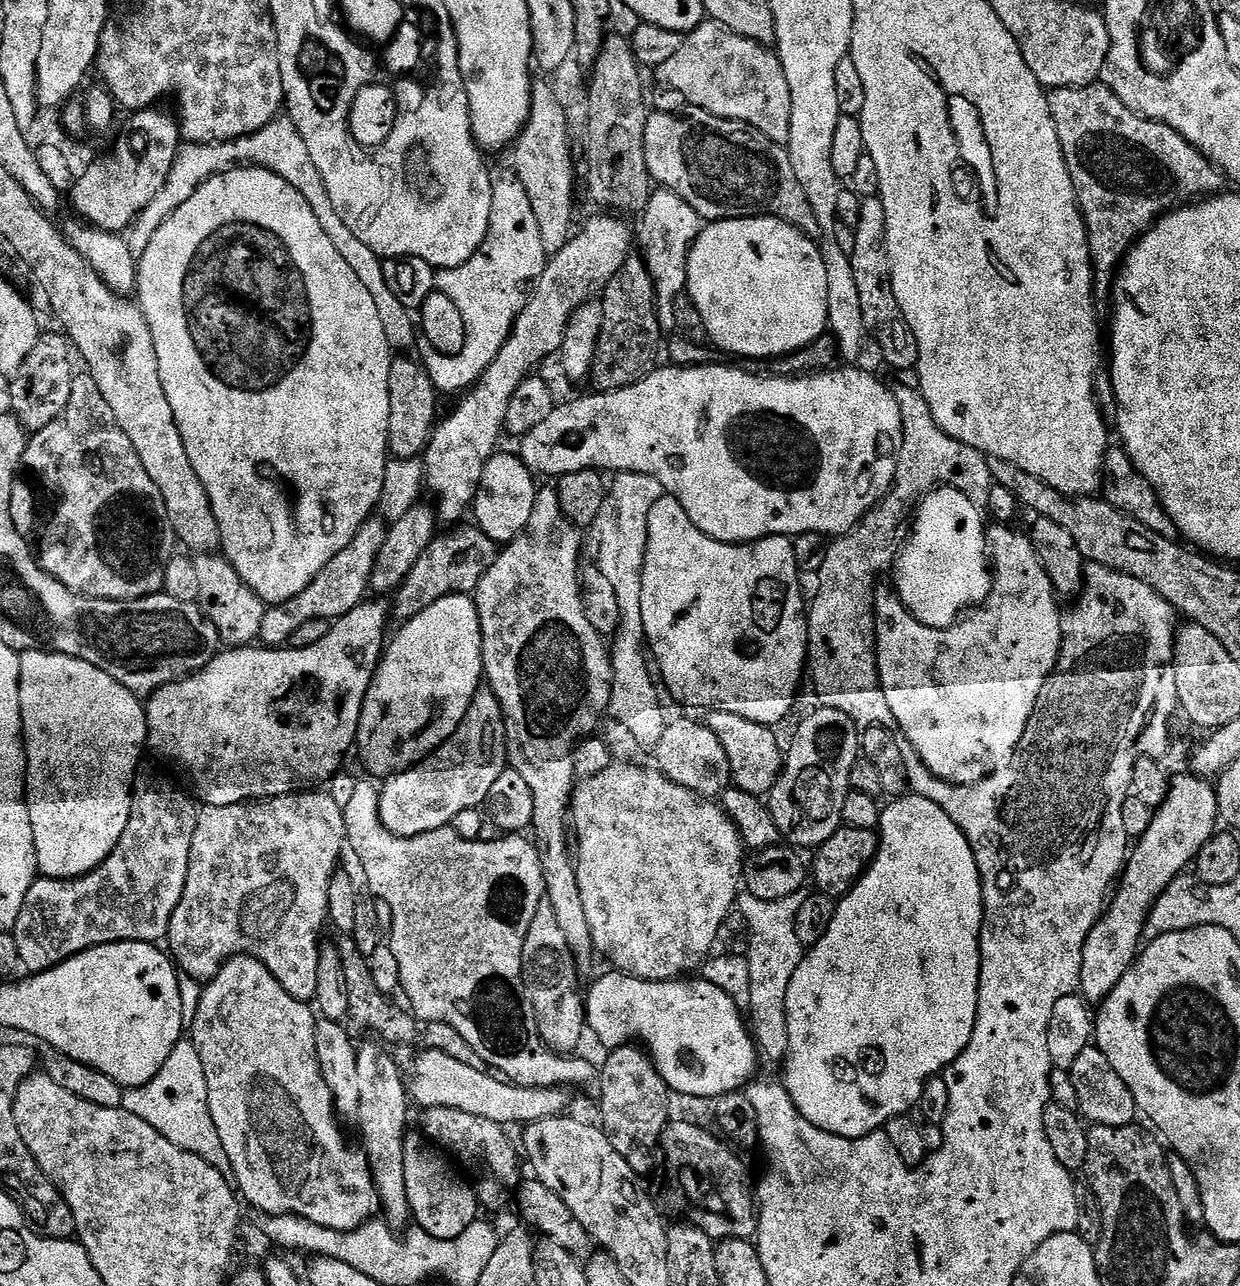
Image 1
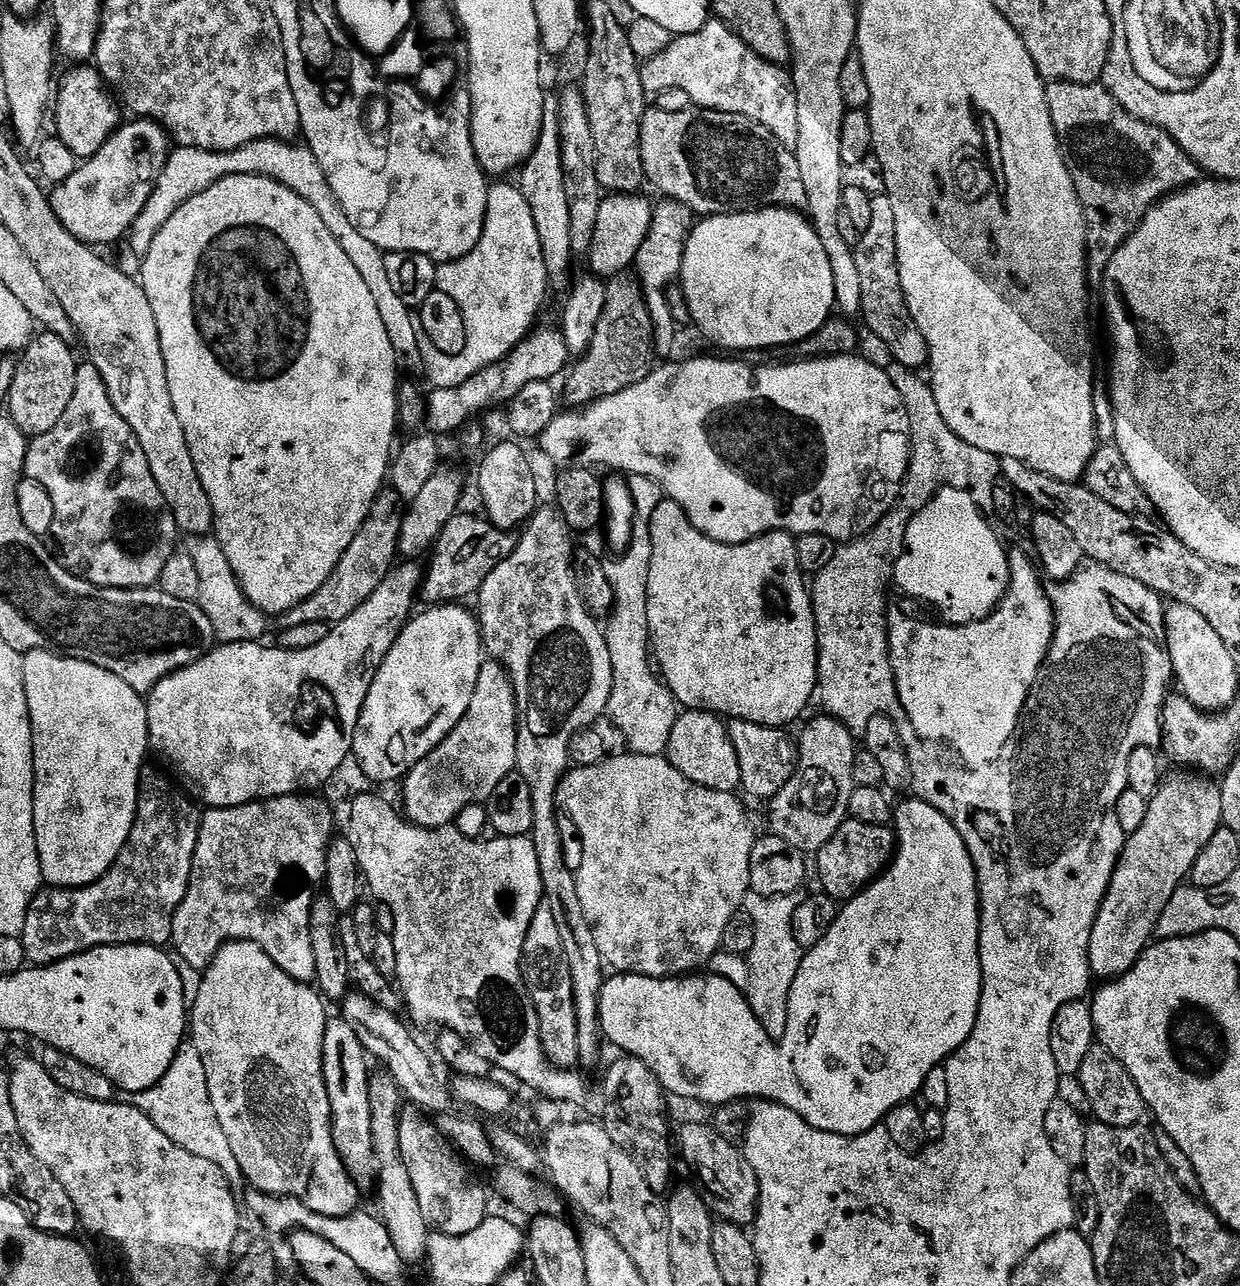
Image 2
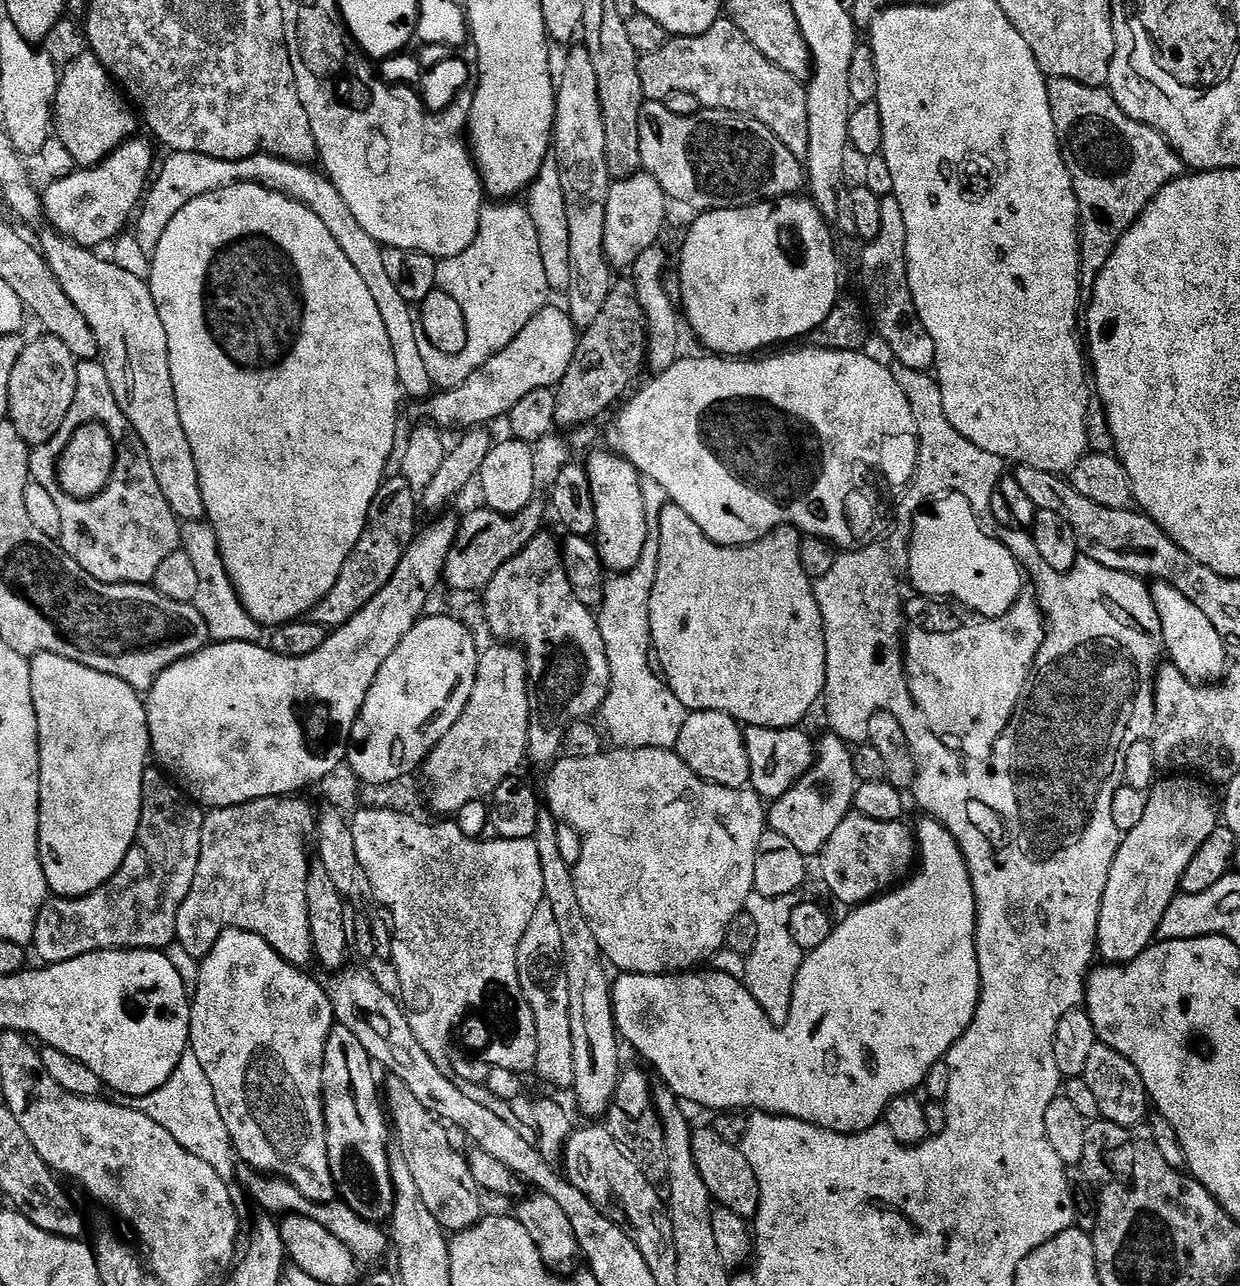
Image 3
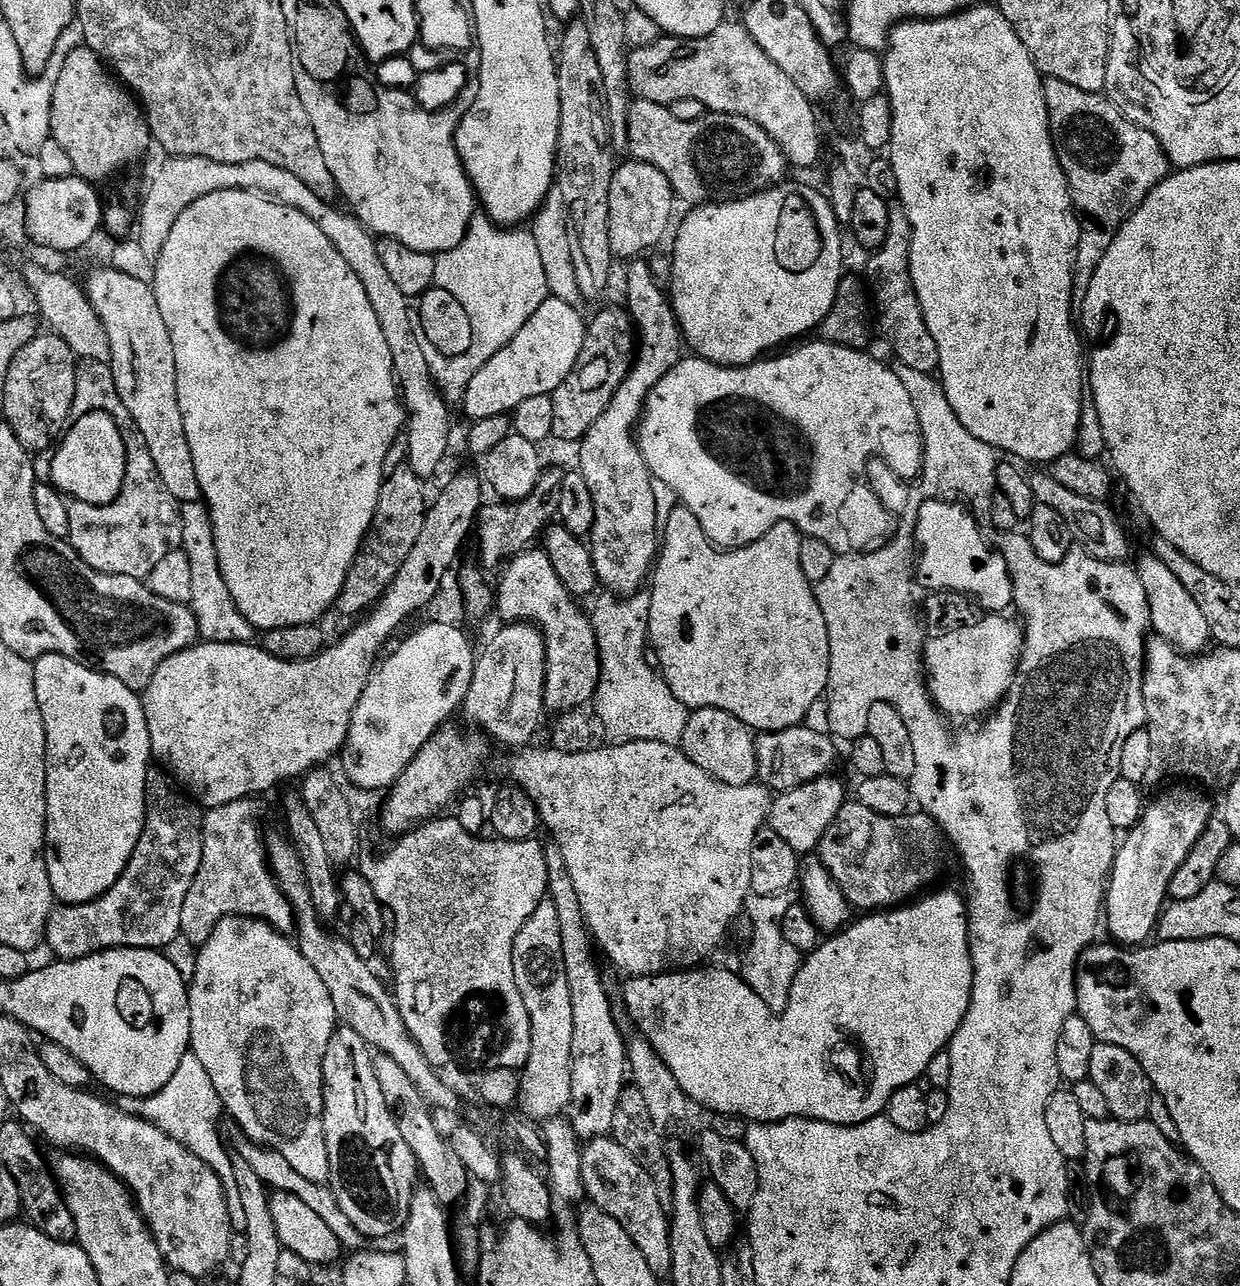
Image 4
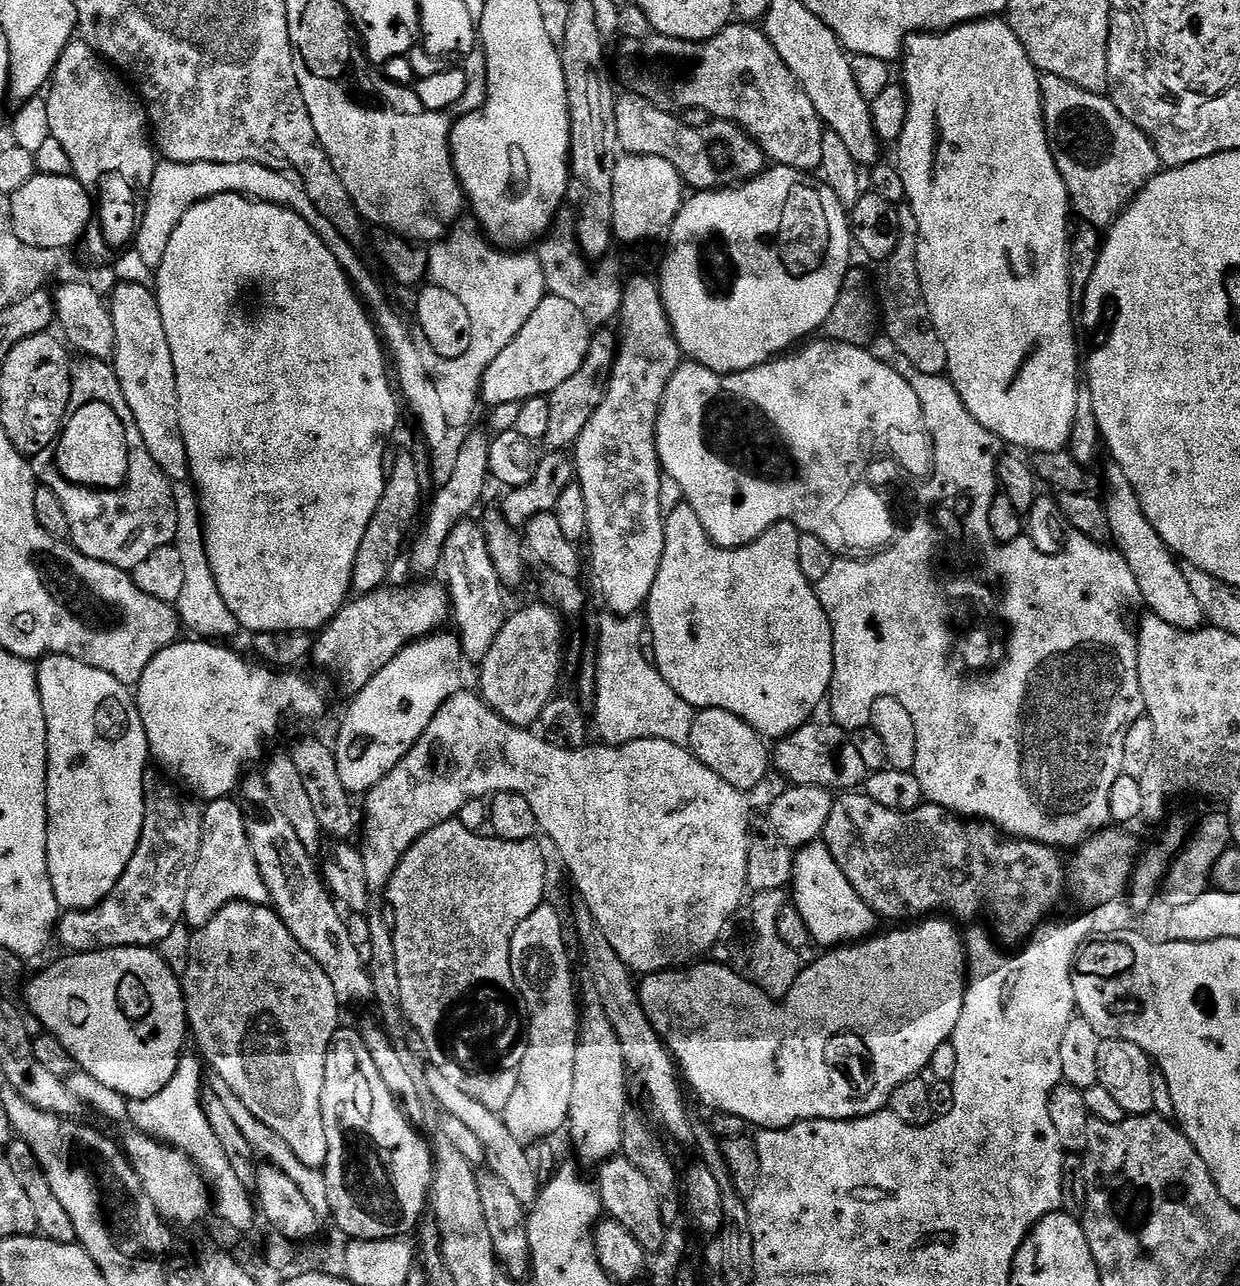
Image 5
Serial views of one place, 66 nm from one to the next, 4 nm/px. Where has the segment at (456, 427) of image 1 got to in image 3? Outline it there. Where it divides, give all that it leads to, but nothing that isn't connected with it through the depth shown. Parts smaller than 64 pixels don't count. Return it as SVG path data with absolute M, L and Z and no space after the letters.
M637 174L608 185L606 202L606 228L604 230L604 254L613 269L631 269L632 264L642 254L657 245L660 231L664 228L664 204L666 197L662 186L653 176Z

